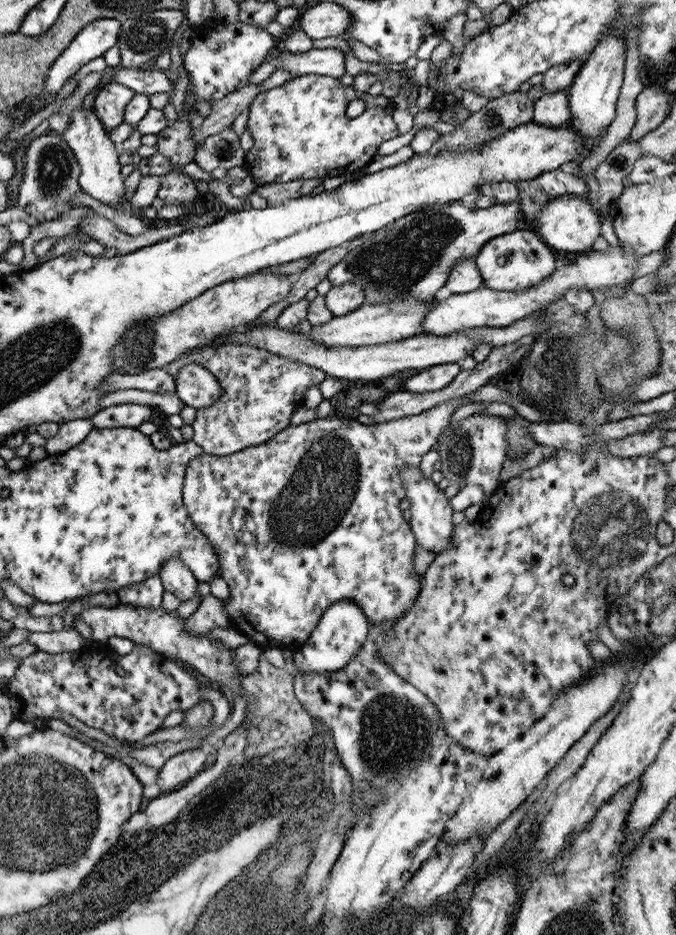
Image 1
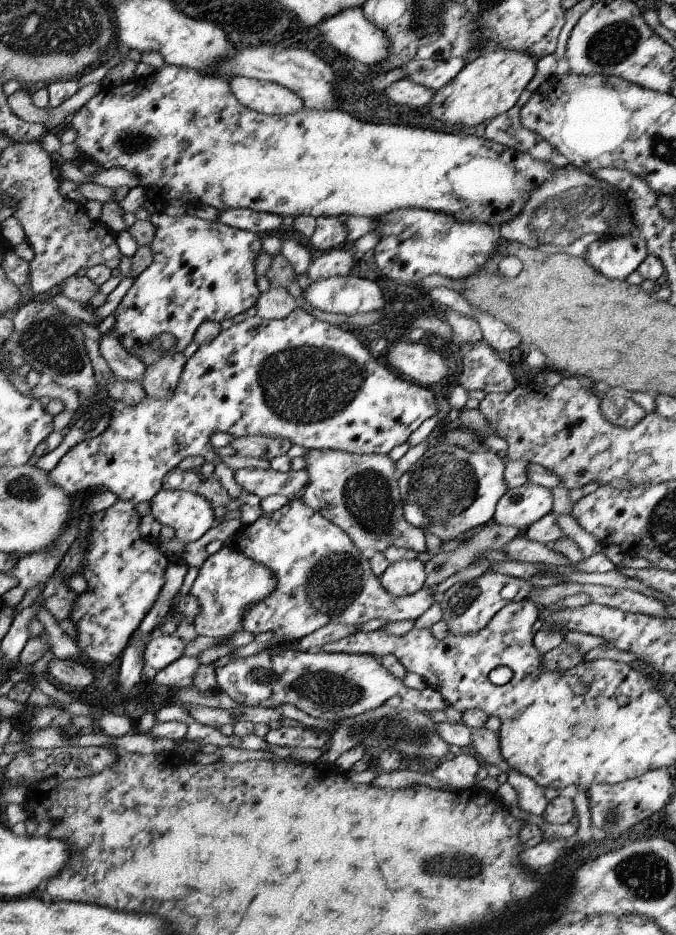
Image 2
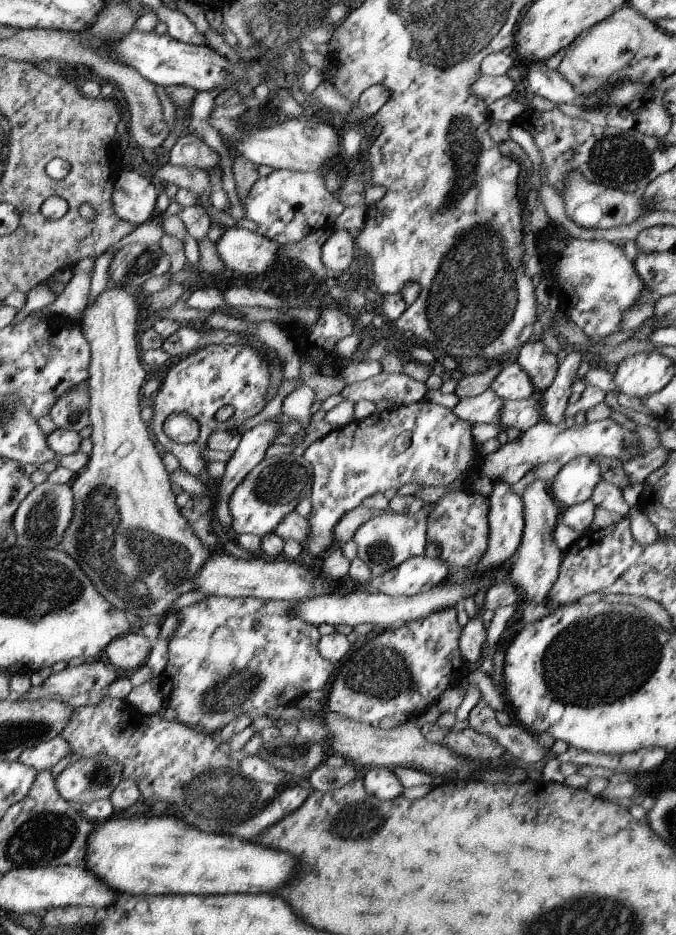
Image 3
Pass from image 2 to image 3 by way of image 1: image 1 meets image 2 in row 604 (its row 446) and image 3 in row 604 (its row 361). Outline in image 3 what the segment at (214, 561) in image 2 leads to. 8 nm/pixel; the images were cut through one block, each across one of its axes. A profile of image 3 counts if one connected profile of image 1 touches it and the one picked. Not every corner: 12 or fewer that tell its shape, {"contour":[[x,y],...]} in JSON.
{"contour":[[293,604],[175,614],[163,708],[217,738],[327,690],[339,664]]}

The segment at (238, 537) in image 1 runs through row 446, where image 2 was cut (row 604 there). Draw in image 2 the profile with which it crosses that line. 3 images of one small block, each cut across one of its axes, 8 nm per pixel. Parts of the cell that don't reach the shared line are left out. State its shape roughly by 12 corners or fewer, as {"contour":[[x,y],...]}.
{"contour":[[299,498],[239,526],[273,570],[241,628],[293,642],[329,622],[415,622],[429,588],[389,596],[345,532]]}

